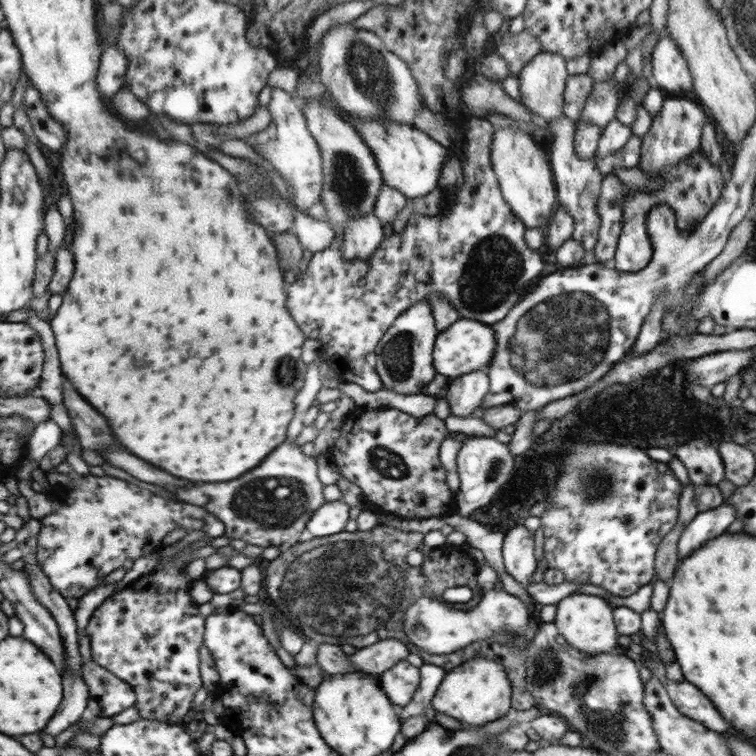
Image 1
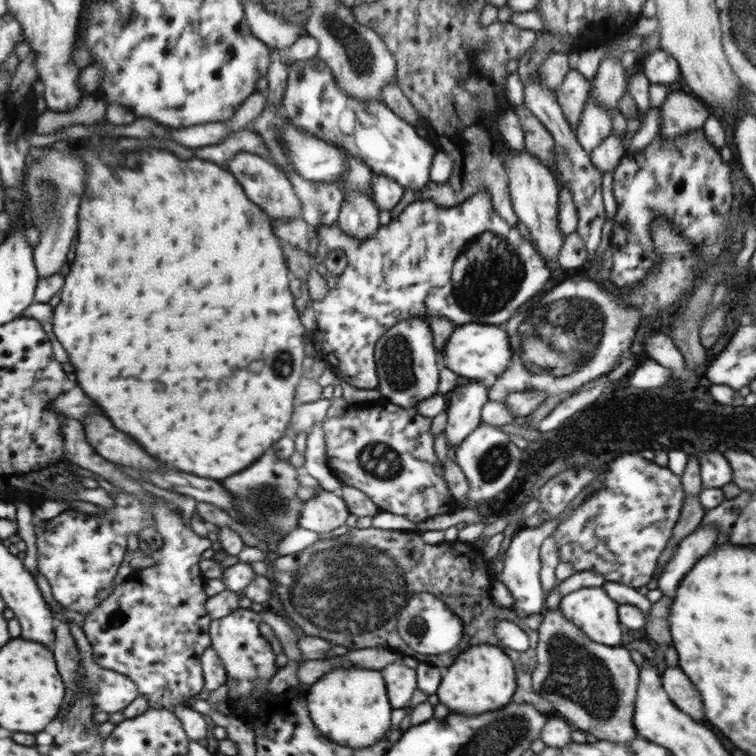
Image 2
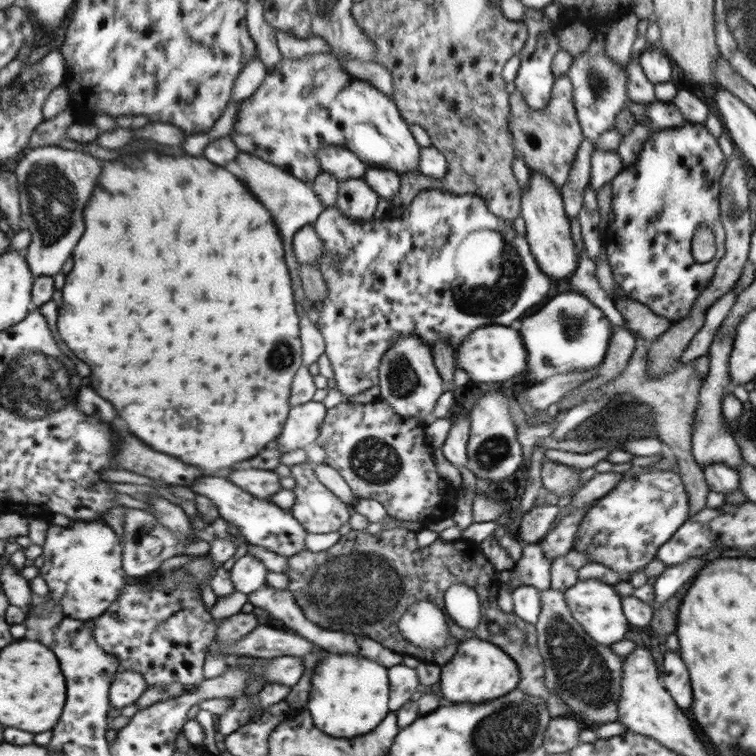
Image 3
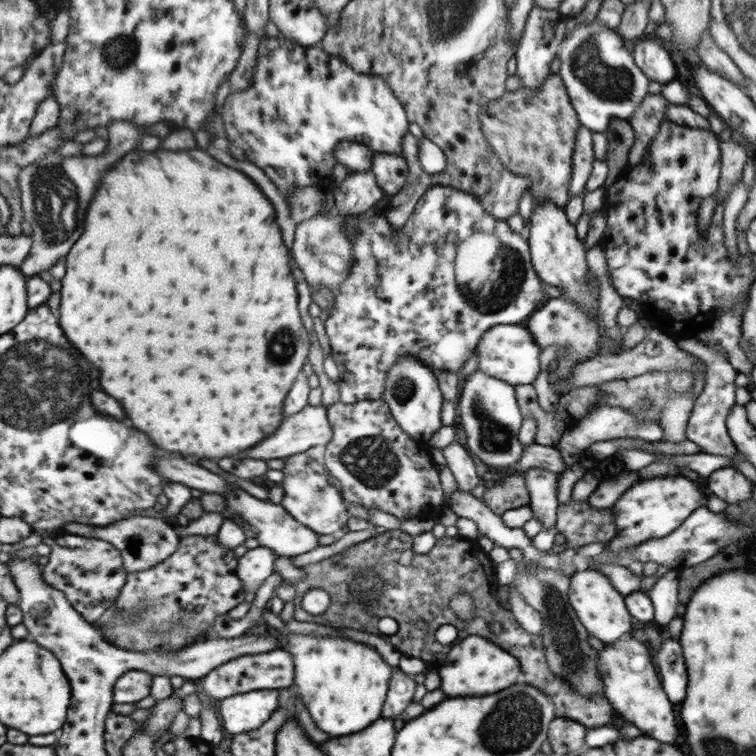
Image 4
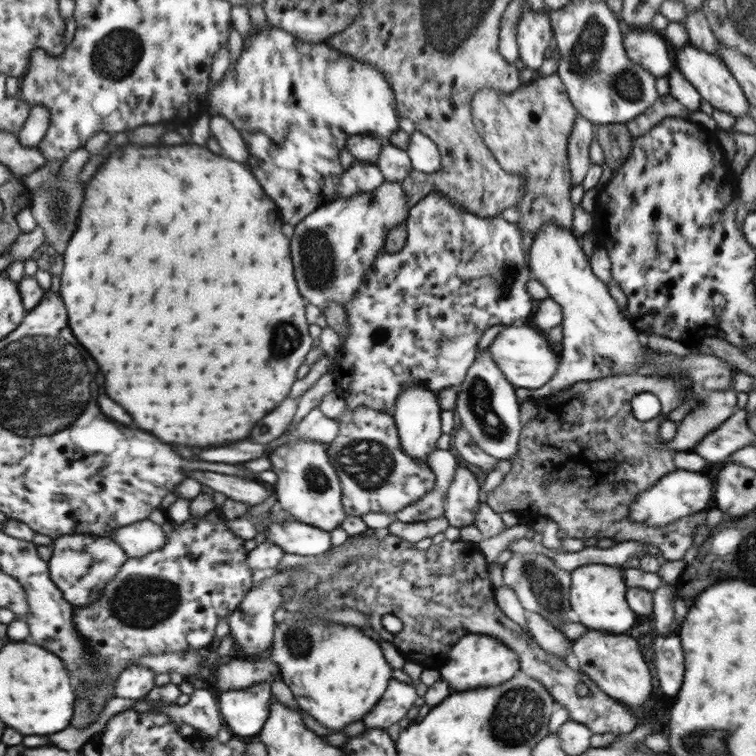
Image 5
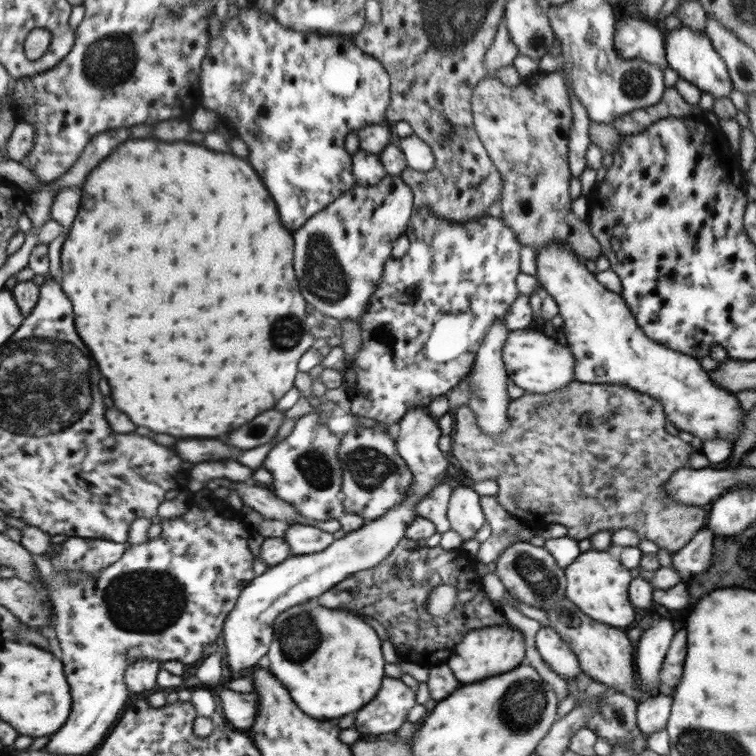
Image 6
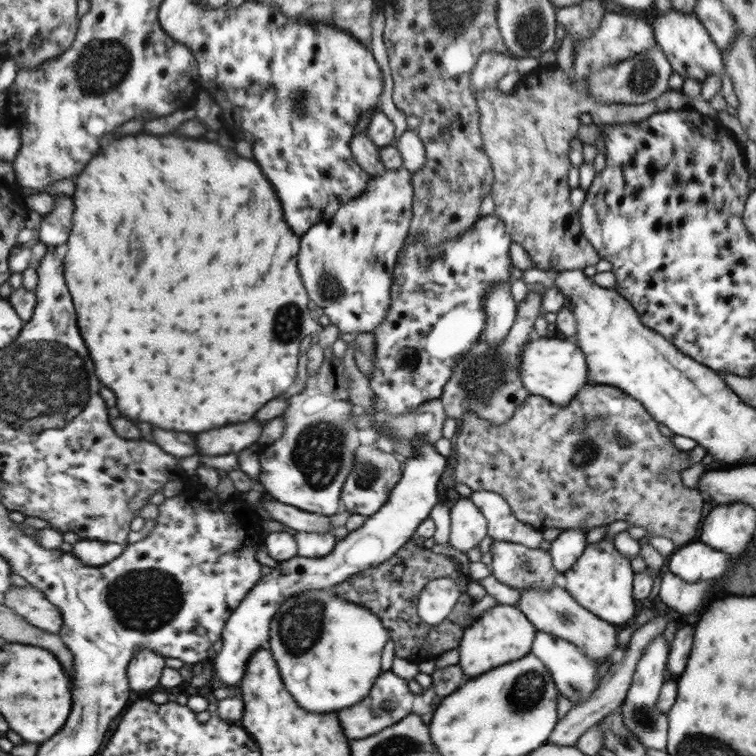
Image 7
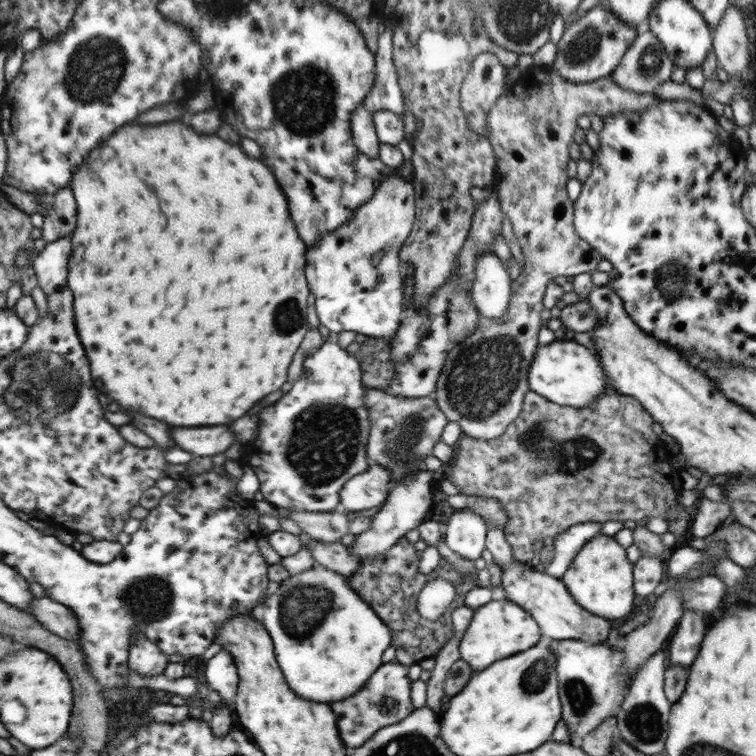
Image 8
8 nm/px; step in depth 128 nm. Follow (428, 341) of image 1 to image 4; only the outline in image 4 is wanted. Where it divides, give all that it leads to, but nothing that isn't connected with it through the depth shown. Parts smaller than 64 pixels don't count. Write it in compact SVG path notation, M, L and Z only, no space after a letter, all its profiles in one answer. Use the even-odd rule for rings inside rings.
M408 355L391 366L385 381L383 399L388 403L399 425L412 438L429 438L430 440L443 426L441 421L443 391L435 372L419 358Z

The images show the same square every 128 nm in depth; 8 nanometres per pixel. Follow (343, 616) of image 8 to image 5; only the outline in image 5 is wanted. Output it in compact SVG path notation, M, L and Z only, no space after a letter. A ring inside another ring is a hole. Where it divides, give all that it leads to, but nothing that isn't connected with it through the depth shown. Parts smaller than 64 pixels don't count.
M288 613L284 621L275 625L273 642L267 655L279 666L281 679L293 692L298 706L316 722L330 730L338 730L338 738L345 726L362 721L376 706L386 692L386 686L392 680L394 672L394 667L382 656L380 646L356 628L320 626L310 623L307 616L292 613Z

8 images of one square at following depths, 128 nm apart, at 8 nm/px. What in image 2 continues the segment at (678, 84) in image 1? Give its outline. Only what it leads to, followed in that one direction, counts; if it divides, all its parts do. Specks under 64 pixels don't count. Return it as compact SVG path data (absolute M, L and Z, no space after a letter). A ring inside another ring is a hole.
M656 49L640 61L638 68L648 77L651 84L672 84L680 79L679 64L664 49Z

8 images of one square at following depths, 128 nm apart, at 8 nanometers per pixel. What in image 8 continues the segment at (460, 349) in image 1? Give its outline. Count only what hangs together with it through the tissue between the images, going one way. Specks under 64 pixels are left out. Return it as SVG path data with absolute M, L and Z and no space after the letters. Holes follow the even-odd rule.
M573 339L554 340L539 346L531 366L531 389L560 406L584 408L594 404L600 398L600 394L604 394L604 390L610 388L610 383L606 380L607 373L598 353L592 352Z

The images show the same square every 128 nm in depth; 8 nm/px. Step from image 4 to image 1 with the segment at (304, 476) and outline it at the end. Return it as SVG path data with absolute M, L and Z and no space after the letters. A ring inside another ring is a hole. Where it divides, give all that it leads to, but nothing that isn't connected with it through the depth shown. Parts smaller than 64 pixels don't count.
M342 500L326 502L311 517L307 529L315 538L328 537L344 532L348 522L348 506Z

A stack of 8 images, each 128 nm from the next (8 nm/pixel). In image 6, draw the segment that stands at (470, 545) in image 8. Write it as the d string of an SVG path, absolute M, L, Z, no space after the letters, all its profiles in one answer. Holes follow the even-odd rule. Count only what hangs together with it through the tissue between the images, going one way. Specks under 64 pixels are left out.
M463 482L451 492L447 516L451 530L462 538L463 543L476 538L476 532L486 523L480 495Z

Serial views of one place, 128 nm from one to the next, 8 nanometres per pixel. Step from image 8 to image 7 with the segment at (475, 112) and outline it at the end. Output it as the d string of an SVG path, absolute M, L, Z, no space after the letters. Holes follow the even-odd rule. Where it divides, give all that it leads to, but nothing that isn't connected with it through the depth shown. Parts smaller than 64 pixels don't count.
M494 51L484 53L471 75L471 88L474 94L478 94L480 90L496 88L499 80L508 73L512 57L510 53L500 54L500 52Z

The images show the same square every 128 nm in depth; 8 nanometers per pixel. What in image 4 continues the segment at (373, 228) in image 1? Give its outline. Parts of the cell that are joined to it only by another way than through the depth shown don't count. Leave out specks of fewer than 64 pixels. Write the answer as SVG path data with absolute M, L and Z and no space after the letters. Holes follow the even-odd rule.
M371 170L349 173L332 193L334 208L342 215L367 213L384 197L384 190Z

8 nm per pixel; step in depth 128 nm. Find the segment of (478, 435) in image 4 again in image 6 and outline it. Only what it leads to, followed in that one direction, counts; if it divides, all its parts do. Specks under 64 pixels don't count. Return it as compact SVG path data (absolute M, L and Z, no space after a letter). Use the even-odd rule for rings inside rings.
M500 317L491 326L490 332L487 333L486 339L479 348L478 356L474 362L474 377L471 378L471 398L466 404L471 407L478 423L491 438L499 438L503 432L509 427L509 392L507 387L507 378L509 374L505 369L502 358L503 342L507 340L508 329L504 327L504 317Z

